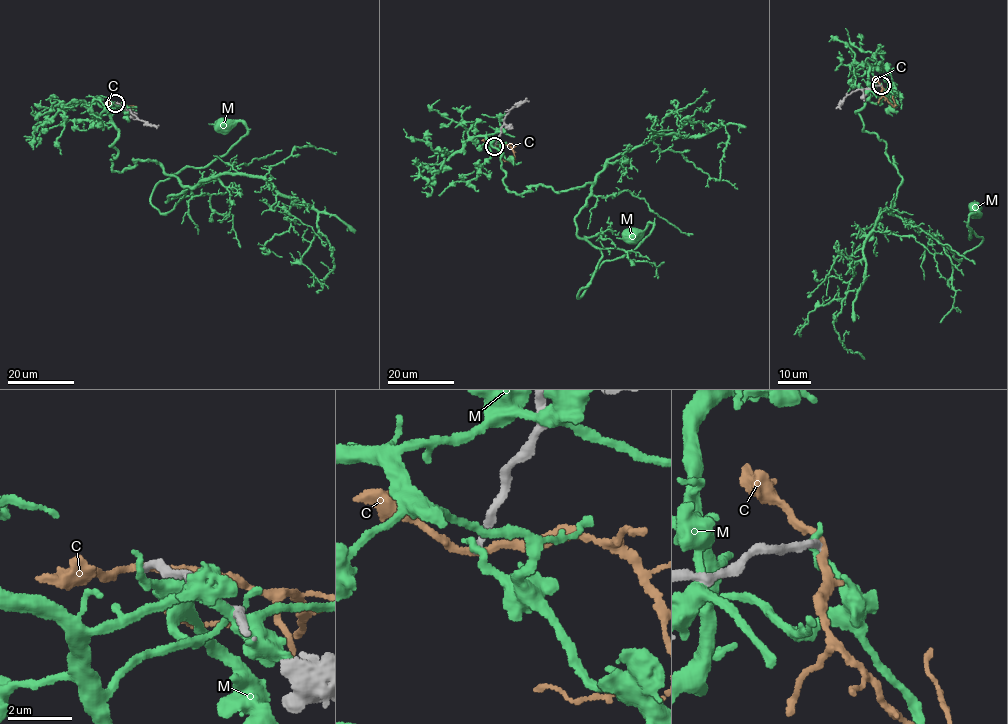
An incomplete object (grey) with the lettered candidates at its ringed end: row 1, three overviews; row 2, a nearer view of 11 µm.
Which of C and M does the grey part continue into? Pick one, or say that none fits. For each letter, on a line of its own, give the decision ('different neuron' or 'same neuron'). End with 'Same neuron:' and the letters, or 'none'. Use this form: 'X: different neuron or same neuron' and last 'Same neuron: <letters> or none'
C: different neuron
M: different neuron
Same neuron: none

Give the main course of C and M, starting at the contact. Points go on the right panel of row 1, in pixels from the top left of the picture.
C: (882, 85), (882, 95), (894, 106), (893, 96)
M: (881, 85), (856, 113), (902, 181), (891, 214), (959, 259), (983, 237), (969, 230), (970, 240), (974, 206)

